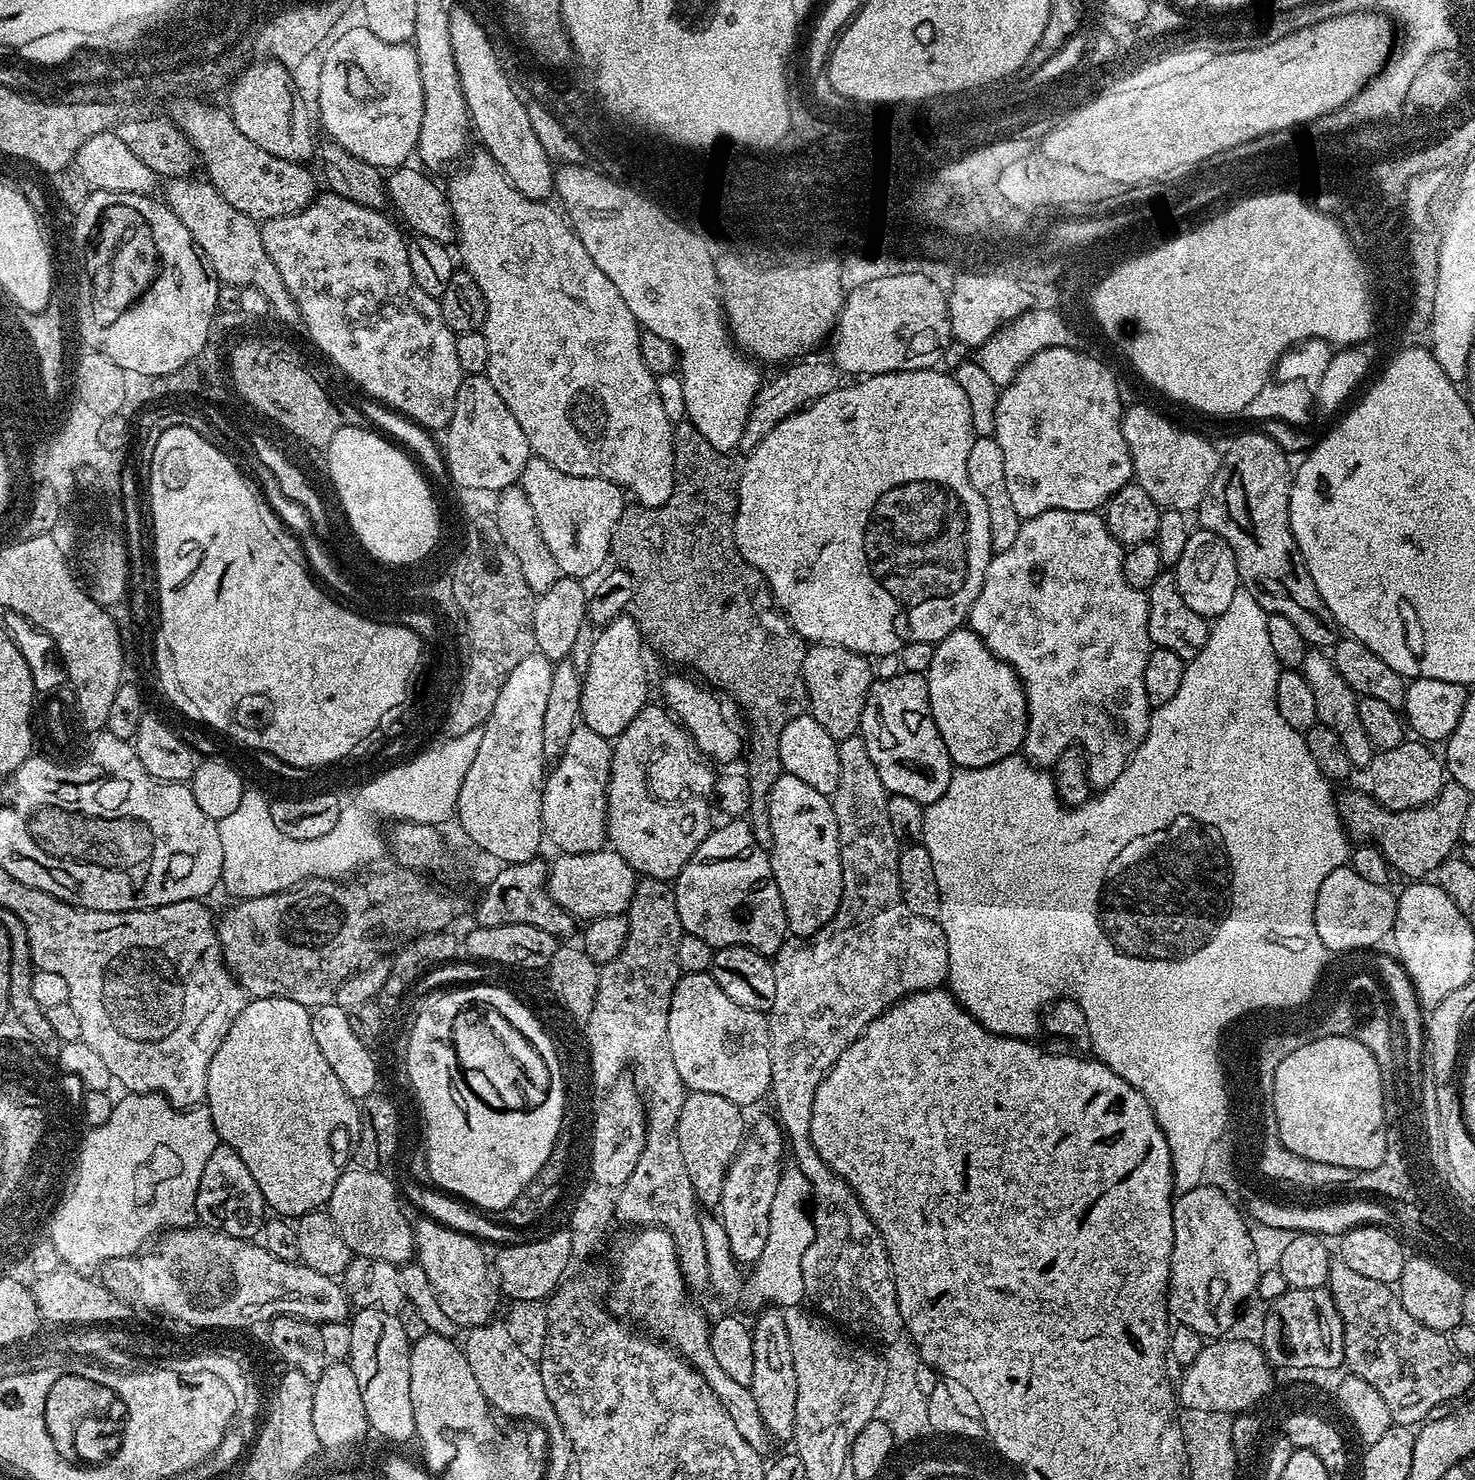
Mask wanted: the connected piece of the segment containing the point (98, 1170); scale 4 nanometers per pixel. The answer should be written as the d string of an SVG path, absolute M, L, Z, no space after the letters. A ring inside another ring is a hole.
M155 1092L124 1094L121 1100L117 1099L113 1103L112 1113L108 1121L97 1128L89 1128L88 1132L84 1134L84 1153L83 1160L80 1160L78 1176L72 1180L70 1190L61 1196L50 1217L54 1222L54 1230L57 1231L55 1235L57 1248L63 1253L62 1257L67 1260L67 1267L77 1270L96 1270L107 1264L110 1260L117 1260L123 1256L137 1255L147 1245L144 1243L151 1236L157 1235L156 1237L159 1237L169 1230L193 1227L198 1220L196 1215L198 1182L202 1182L202 1170L206 1170L206 1161L210 1159L210 1154L214 1154L217 1143L216 1127L210 1118L207 1107L197 1106L187 1110L174 1108L167 1098L158 1096Z

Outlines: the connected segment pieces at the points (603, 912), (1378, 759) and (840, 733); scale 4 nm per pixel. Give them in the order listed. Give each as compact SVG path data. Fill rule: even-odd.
M603 848L586 854L559 853L557 857L549 865L548 889L551 897L575 919L591 920L623 915L627 911L638 876L621 855L611 848Z
M1416 738L1405 739L1394 750L1379 750L1368 763L1367 791L1373 800L1392 812L1420 808L1429 804L1441 792L1446 783L1446 768L1441 757L1431 752L1427 743Z
M813 643L804 654L804 685L808 691L808 712L837 742L857 735L862 710L874 679L869 657L837 644Z

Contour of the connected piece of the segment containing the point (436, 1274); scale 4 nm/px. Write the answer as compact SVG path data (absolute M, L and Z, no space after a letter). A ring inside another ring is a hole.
M418 1220L420 1221L412 1224L412 1233L416 1239L414 1256L422 1270L426 1270L426 1278L430 1278L430 1286L434 1286L446 1318L450 1318L450 1322L454 1322L460 1330L477 1328L478 1325L491 1321L498 1292L490 1271L490 1256L484 1253L485 1245L466 1233L459 1233L458 1230L439 1224L436 1220Z

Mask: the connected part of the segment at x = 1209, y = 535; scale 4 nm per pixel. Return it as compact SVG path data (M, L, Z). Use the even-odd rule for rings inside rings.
M1203 530L1189 531L1182 558L1178 558L1174 566L1174 575L1178 582L1178 594L1182 594L1186 606L1205 618L1220 616L1242 587L1238 566L1234 562L1234 550L1230 550L1228 543L1218 534Z

